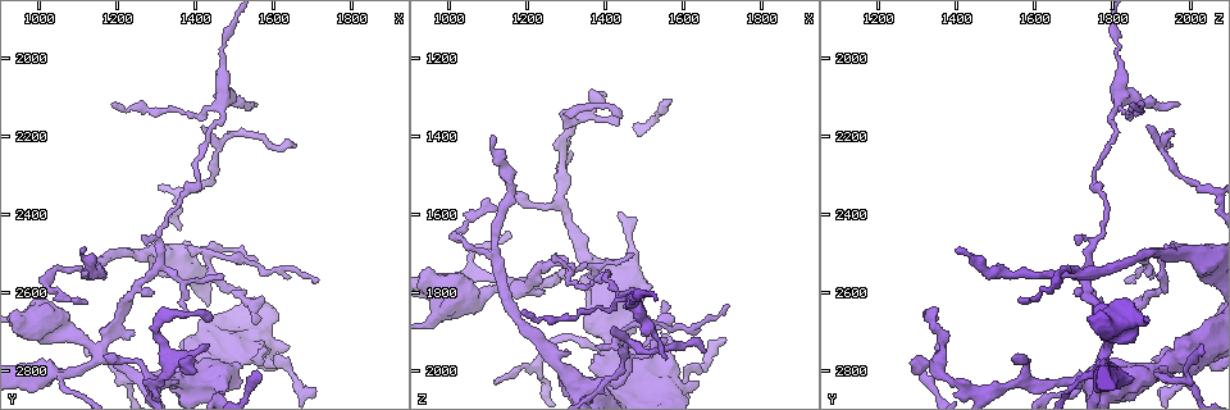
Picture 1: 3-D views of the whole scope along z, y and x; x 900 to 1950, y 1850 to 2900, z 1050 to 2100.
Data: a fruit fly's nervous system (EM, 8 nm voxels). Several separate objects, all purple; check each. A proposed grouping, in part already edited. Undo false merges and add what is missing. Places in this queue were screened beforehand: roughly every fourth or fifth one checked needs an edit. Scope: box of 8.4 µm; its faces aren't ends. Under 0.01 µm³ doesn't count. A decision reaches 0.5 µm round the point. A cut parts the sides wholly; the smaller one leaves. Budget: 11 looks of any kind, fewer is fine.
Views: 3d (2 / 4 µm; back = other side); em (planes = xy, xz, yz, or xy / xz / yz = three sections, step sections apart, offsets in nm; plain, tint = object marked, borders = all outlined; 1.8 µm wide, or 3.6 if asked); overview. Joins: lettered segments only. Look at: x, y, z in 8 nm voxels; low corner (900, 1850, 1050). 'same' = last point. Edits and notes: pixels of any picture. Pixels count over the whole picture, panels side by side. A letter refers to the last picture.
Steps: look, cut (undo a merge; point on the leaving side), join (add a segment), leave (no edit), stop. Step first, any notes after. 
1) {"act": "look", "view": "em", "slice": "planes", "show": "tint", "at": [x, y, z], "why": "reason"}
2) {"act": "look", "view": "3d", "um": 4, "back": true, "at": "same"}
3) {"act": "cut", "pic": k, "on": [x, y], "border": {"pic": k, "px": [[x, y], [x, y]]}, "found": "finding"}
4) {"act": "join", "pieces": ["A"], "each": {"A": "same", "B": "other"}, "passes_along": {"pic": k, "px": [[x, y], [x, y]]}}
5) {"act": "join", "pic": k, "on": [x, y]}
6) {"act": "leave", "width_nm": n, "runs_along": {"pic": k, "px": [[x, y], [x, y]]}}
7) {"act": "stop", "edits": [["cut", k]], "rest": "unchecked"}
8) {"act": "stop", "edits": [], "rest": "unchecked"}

{"act": "look", "view": "em", "slice": "xz", "step": 16, "show": "borders", "at": [1185, 2125, 1855], "why": "an open end"}

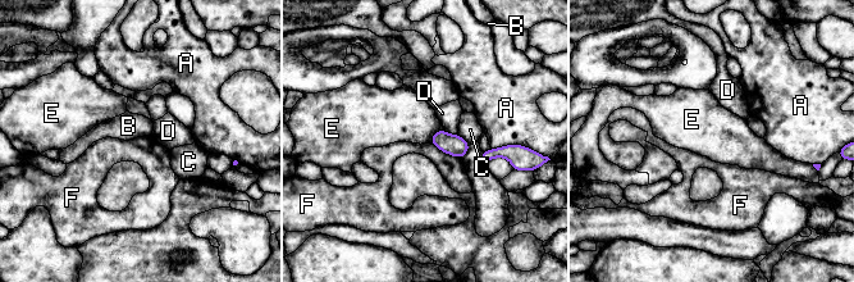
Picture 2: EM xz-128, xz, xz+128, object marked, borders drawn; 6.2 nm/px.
{"act": "look", "view": "em", "slice": "planes", "show": "borders", "at": "same", "why": "cut it another way"}

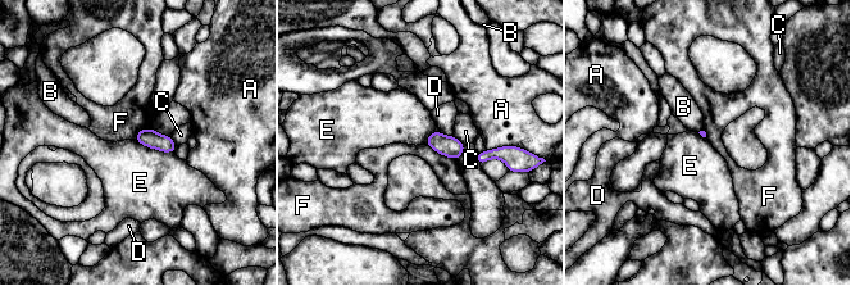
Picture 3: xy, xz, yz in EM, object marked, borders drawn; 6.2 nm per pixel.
{"act": "leave", "each": {"A": "other", "B": "other", "C": "other", "D": "other", "E": "other", "F": "other"}, "border": {"pic": 3, "px": [[135, 140], [144, 145], [173, 153]]}, "found": "none of them fits"}

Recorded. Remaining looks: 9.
{"act": "look", "view": "em", "slice": "xz", "step": 16, "show": "borders", "at": [1105, 2495, 1395], "why": "thin end"}

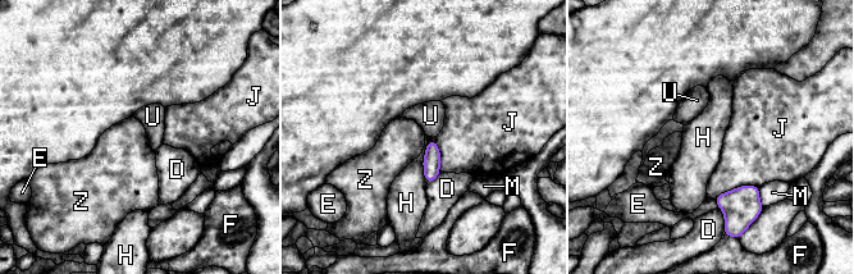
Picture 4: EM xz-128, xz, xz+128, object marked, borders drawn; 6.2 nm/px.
{"act": "look", "view": "em", "slice": "yz", "step": 8, "show": "borders", "at": "same", "why": "another direction"}

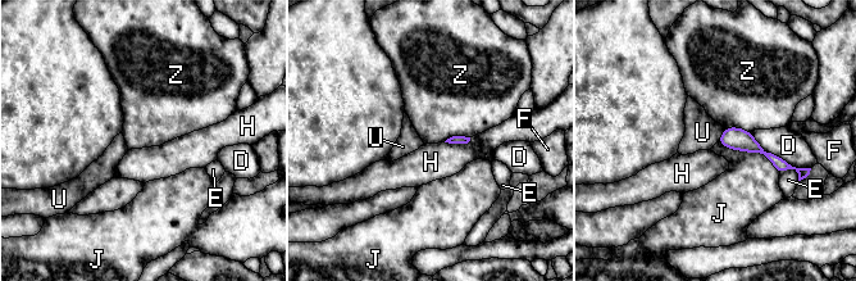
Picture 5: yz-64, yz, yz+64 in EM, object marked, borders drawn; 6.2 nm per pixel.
{"act": "leave", "each": {"D": "other", "E": "other", "F": "other", "H": "other", "J": "other", "U": "other", "Z": "other"}, "found": "none of them fits"}

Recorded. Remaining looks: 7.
{"act": "look", "view": "em", "slice": "xz", "step": 16, "show": "borders", "at": [1470, 2100, 1815], "why": "four arms meet"}

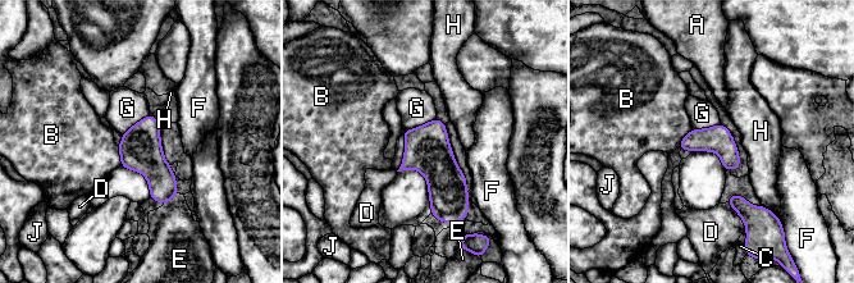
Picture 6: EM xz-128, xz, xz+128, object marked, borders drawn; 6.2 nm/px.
{"act": "leave", "longest_contact_nm": ["G", 220], "each": {"A": "other", "B": "other", "C": "other", "D": "other", "E": "other", "F": "other", "G": "other", "H": "other", "J": "other"}, "found": "one neuron here"}

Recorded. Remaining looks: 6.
{"act": "look", "view": "3d", "um": 2, "at": [1410, 2805, 1900], "why": "thick turns thin"}

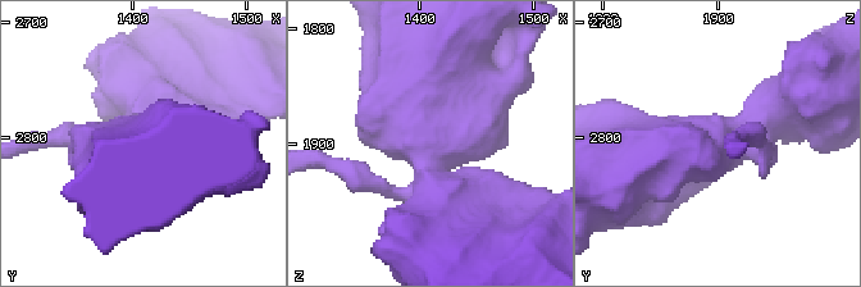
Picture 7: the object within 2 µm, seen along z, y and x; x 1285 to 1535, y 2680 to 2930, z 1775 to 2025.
{"act": "look", "view": "em", "slice": "yz", "step": 4, "show": "tint", "at": [1414, 2800, 1906], "why": "need the tissue"}

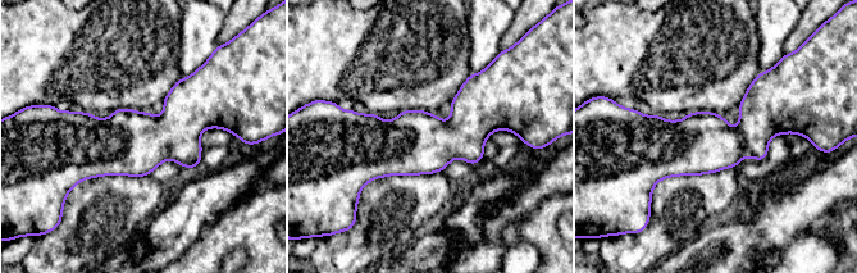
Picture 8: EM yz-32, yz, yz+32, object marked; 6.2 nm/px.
{"act": "look", "view": "em", "slice": "planes", "show": "borders", "at": "same"}

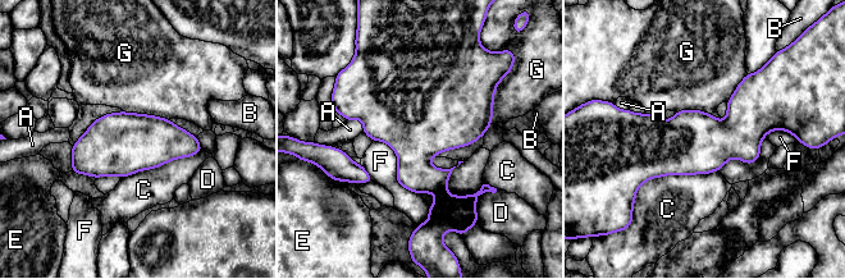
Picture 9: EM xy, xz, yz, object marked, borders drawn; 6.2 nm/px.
{"act": "leave", "each": {"A": "other", "B": "other", "C": "other", "D": "other", "E": "other", "F": "other", "G": "other"}, "border": {"pic": 9, "px": [[123, 110], [152, 114], [168, 119]]}, "found": "continuous, no second neuron"}

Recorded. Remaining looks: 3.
{"act": "stop", "edits": [], "rest": "unchecked"}

